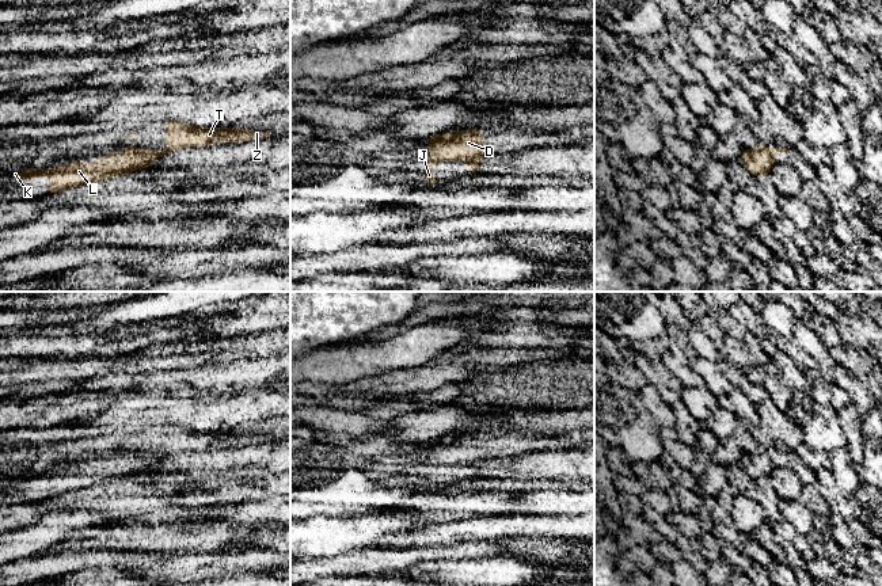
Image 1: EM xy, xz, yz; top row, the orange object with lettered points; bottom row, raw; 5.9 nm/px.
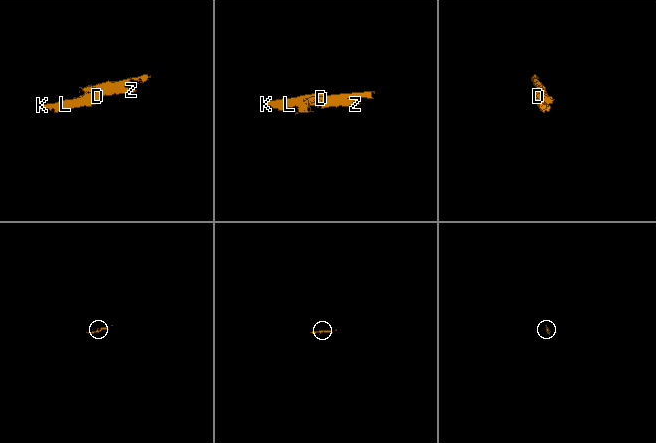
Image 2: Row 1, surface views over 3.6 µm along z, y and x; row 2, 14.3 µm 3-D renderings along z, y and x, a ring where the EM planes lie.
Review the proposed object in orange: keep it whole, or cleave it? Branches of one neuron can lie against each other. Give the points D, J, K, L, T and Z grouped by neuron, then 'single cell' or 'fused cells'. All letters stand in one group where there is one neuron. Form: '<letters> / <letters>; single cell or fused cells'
D K L / J T Z; fused cells

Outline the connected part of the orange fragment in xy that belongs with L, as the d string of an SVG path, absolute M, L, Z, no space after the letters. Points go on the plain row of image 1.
M144 452L122 453L114 458L104 458L94 467L69 467L54 472L35 472L26 475L11 475L15 488L24 482L30 486L33 482L50 482L53 486L47 491L47 498L60 496L69 491L91 488L103 483L114 483L151 469L166 454L151 454Z

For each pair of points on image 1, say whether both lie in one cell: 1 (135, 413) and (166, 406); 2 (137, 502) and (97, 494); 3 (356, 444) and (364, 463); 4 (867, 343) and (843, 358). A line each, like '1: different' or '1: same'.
1: same
2: same
3: different
4: different

